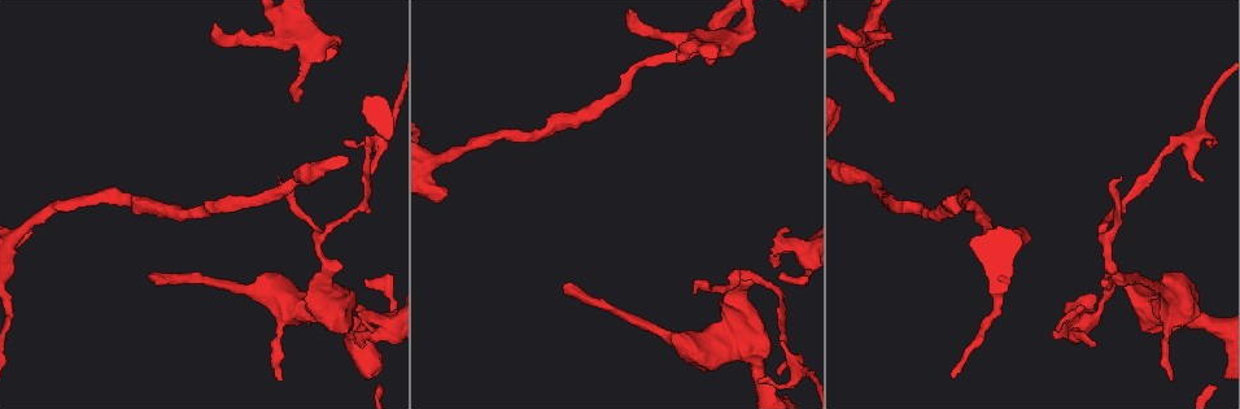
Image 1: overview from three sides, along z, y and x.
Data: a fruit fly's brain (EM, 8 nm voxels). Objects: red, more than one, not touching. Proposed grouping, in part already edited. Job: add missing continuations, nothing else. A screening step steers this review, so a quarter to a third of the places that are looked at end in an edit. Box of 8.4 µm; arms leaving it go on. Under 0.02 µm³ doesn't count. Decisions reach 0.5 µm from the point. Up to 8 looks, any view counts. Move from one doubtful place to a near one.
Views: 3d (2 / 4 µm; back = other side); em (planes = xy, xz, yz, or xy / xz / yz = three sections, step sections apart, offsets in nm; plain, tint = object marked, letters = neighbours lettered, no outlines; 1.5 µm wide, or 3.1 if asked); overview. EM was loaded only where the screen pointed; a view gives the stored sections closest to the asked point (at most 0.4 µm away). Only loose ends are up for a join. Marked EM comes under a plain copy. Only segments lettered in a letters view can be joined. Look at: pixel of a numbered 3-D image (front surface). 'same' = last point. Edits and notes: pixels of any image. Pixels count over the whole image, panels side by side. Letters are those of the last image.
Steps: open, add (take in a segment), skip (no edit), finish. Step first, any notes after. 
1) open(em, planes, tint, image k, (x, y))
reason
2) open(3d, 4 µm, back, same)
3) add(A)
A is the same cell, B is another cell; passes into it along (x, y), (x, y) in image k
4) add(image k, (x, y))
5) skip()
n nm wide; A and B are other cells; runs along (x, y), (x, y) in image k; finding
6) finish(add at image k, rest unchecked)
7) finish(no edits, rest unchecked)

open(3d, 2 µm, image 1, (892, 99))
thin end

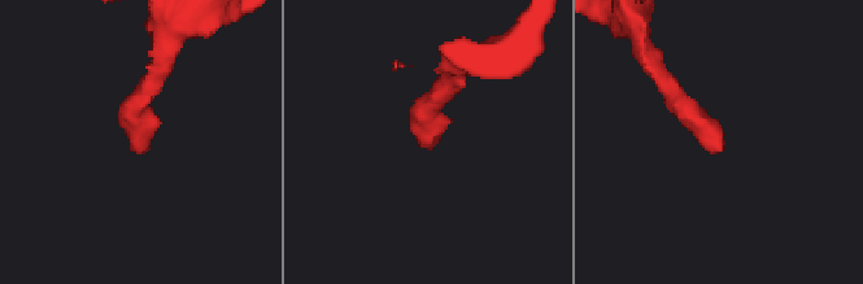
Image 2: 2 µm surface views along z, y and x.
open(em, xz, step 8, letters, image 2, (721, 150))
shape alone is not enough

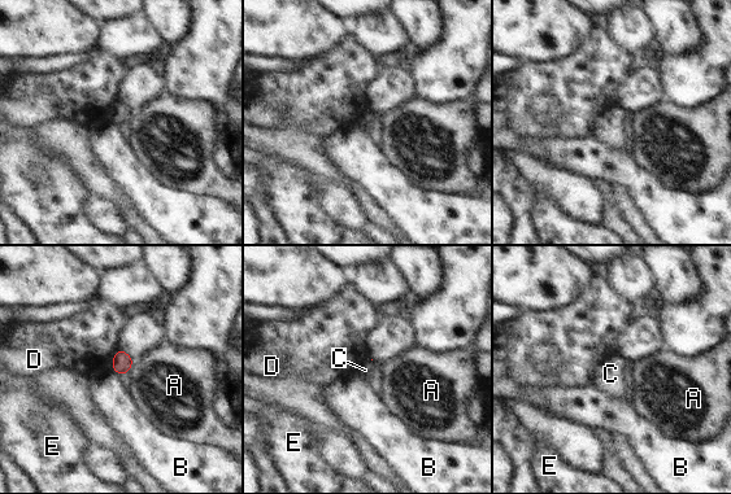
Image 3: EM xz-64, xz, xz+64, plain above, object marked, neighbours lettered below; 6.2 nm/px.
open(em, planes, letters, same)
cut it another way

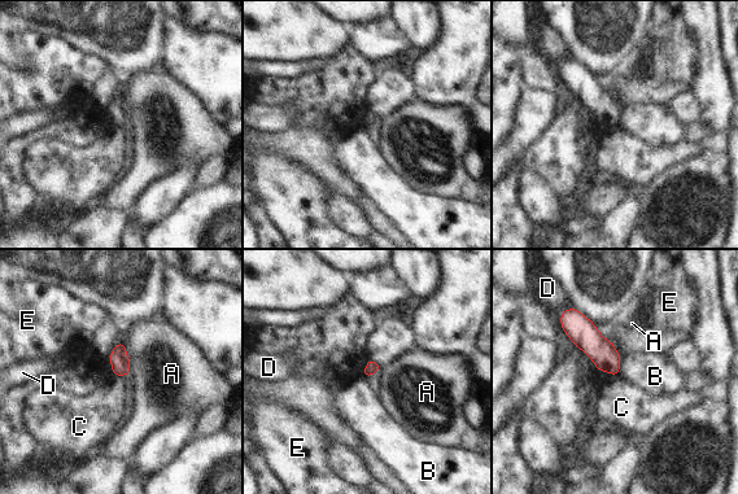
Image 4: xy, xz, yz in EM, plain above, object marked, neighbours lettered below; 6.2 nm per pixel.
skip()
A, B, C, D and E are other cells; no lettered segment goes on from it

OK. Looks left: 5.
open(3d, 2 µm, image 1, (1171, 380))
branch stops here

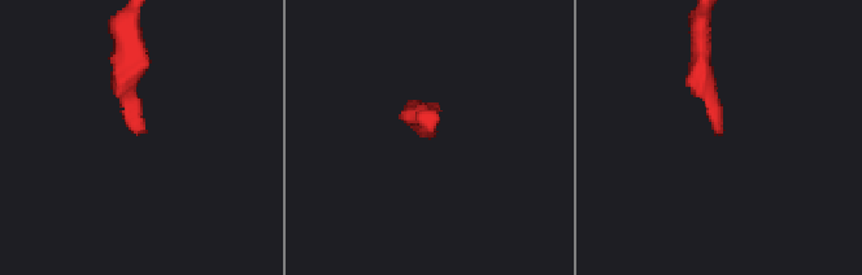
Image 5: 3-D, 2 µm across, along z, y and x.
open(em, yz, step 4, tint, image 5, (144, 128))
now the EM

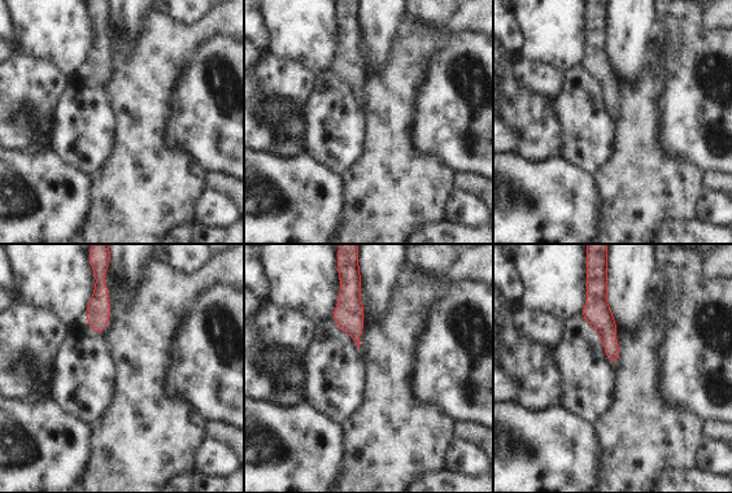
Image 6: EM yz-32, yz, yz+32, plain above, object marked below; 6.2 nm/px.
open(em, planes, letters, same)
another direction

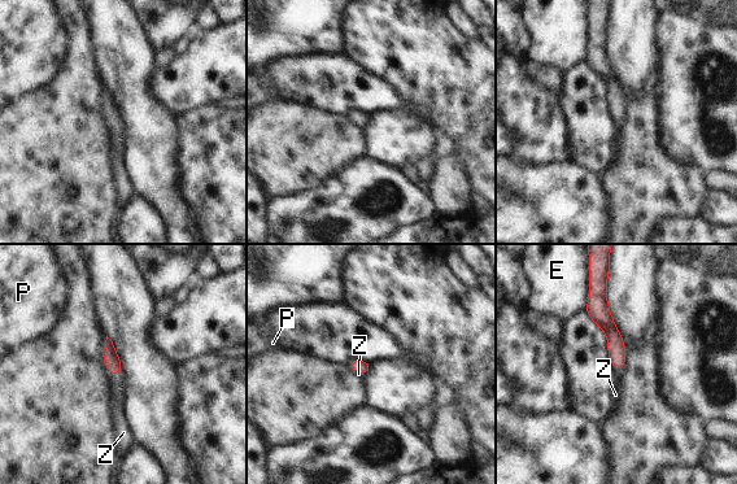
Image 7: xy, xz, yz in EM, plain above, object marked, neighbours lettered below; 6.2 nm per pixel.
add(Z)
Z is the same cell, E and P are other cells; passes into it along (112, 361), (114, 374), (117, 384) in image 7; it goes on there

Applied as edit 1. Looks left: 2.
open(em, planes, letters, image 1, (781, 372))
tapers out

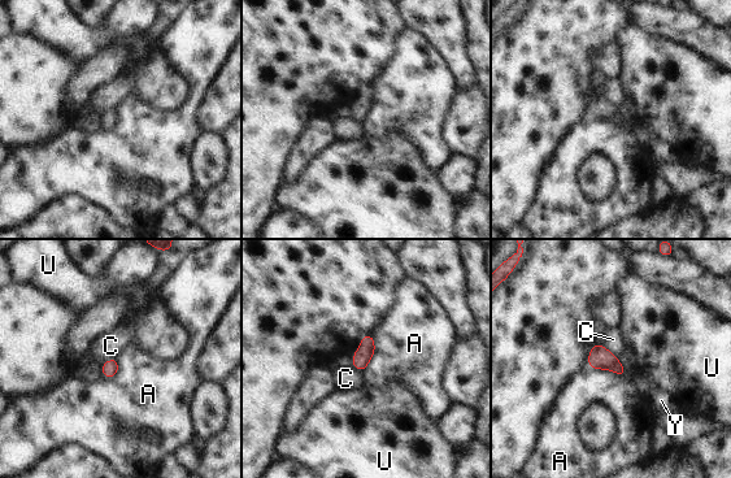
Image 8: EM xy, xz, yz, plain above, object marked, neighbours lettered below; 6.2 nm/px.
skip()
A, C, U and Y are other cells; border along (587, 365), (626, 374) in image 8; none of them fits

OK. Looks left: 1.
finish(add at image 7, rest unchecked)

